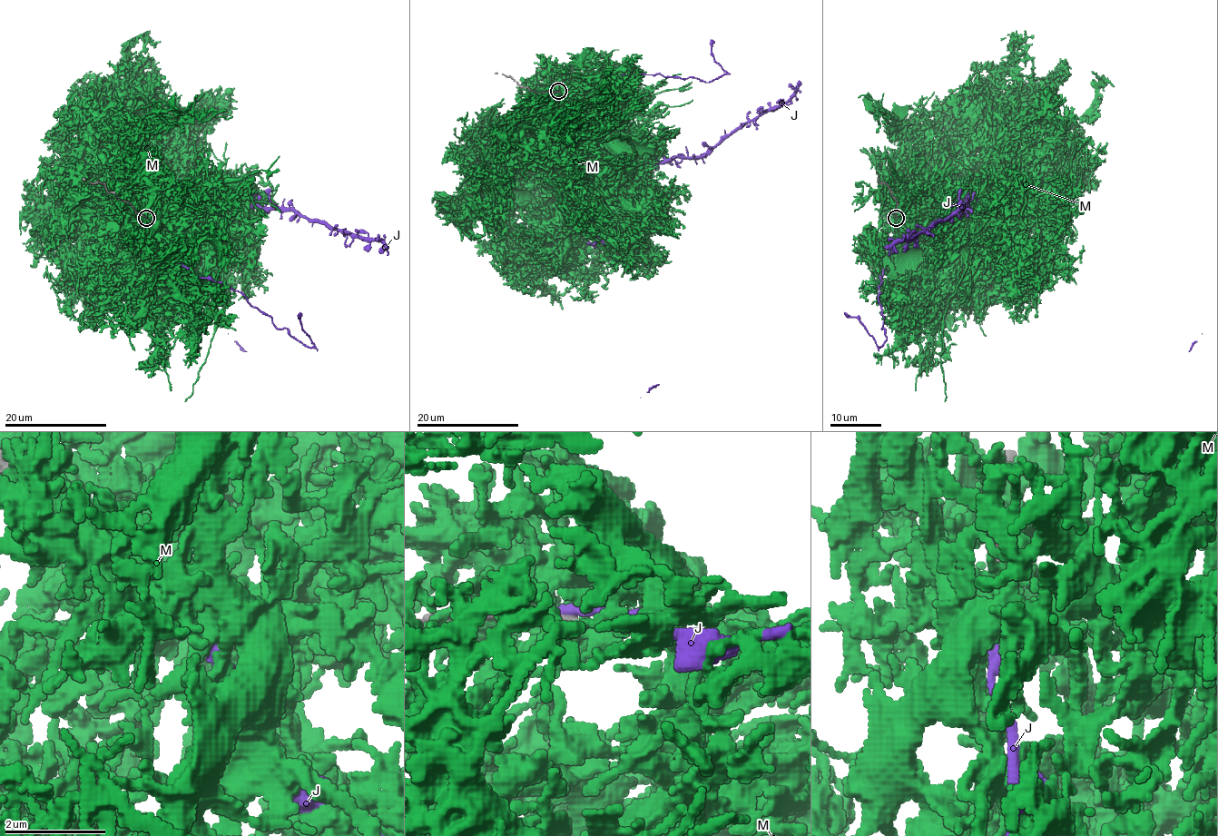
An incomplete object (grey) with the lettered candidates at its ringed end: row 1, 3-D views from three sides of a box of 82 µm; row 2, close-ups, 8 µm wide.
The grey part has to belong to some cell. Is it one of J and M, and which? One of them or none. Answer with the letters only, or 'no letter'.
J

